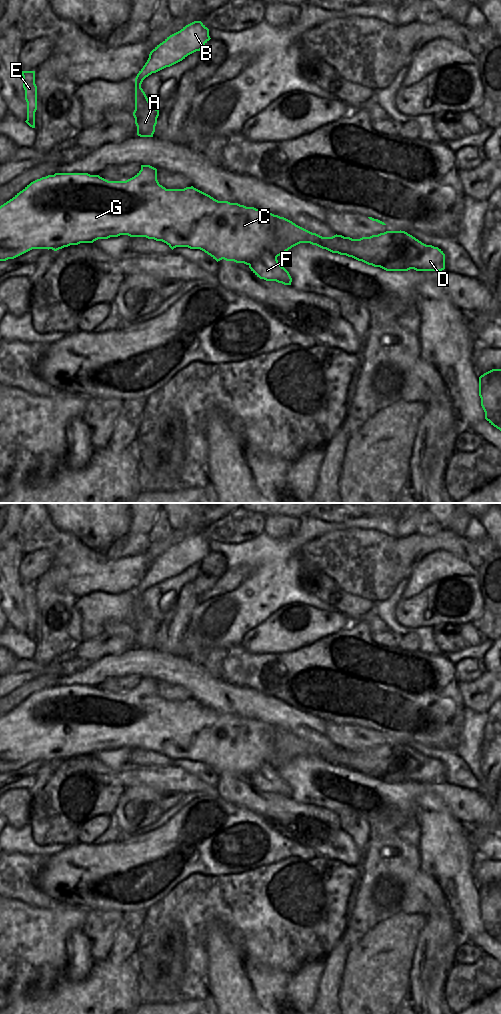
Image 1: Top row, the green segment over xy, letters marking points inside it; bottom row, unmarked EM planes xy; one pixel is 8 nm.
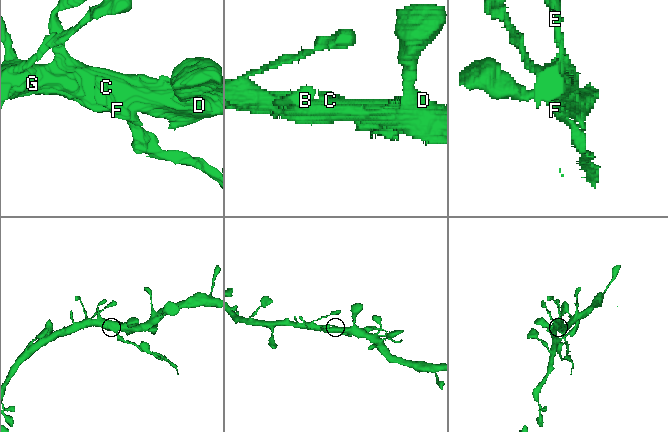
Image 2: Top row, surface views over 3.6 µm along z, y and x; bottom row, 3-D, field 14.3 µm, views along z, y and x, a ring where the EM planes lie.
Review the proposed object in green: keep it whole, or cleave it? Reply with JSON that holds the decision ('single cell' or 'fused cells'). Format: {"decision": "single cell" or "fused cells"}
{"decision": "fused cells"}

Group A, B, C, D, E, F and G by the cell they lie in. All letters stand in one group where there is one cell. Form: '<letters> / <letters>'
A B C D E G / F

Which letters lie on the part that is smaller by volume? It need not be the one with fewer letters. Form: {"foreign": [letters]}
{"foreign": ["F"]}

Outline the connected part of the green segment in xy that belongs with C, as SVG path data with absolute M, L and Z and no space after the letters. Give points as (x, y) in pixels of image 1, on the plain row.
M141 677L141 682L126 693L108 693L99 687L88 685L55 685L31 694L12 711L0 718L0 773L14 771L32 761L57 763L70 757L93 755L98 751L108 751L120 747L162 753L172 762L176 759L200 761L217 774L224 771L249 777L264 765L278 769L300 755L310 755L332 765L346 767L386 783L408 783L410 781L442 783L445 781L445 766L441 761L426 757L405 743L386 743L360 751L337 746L332 749L322 749L284 729L262 721L228 713L218 713L193 698L184 701L166 701L157 692L157 681L150 677Z

